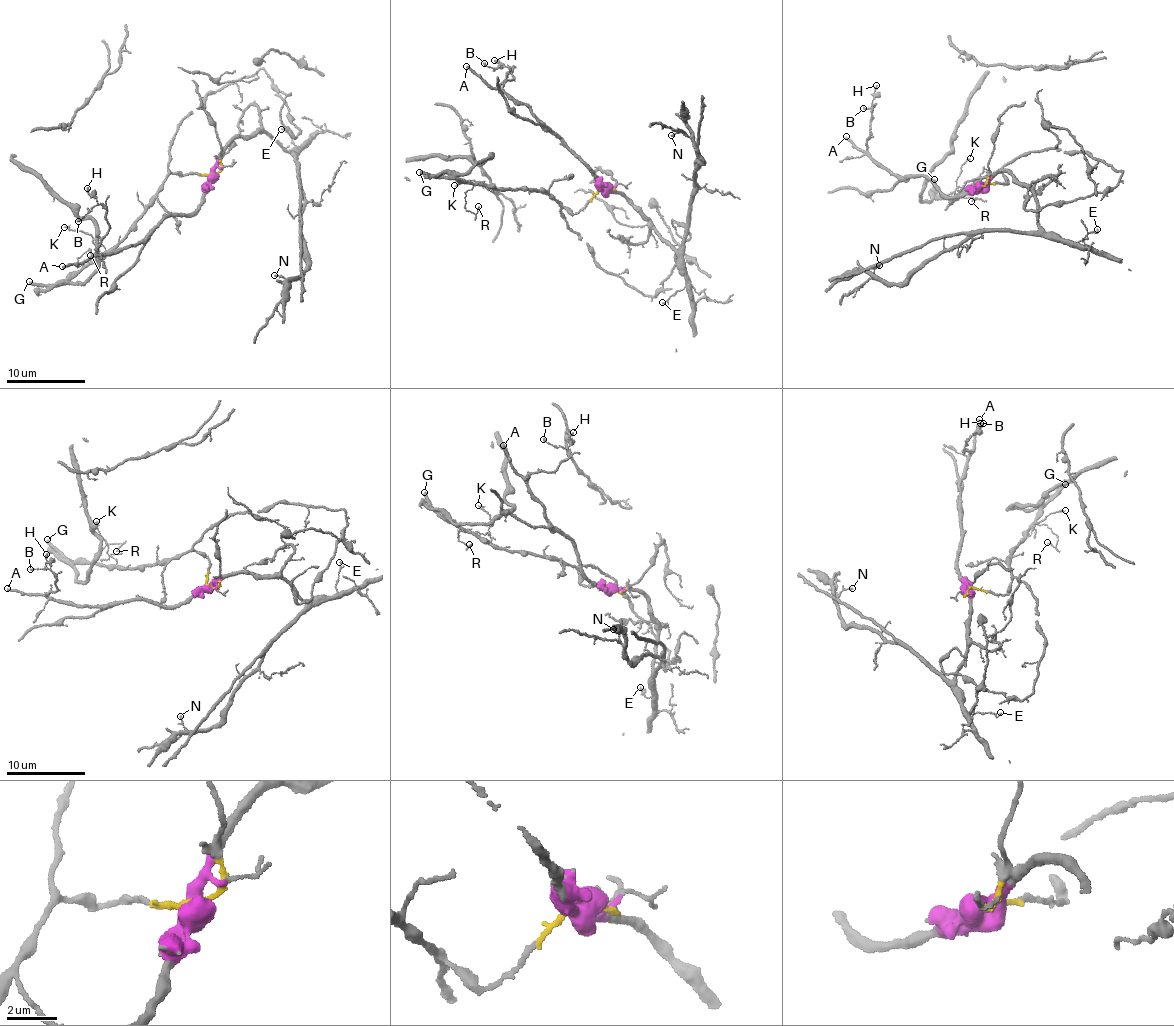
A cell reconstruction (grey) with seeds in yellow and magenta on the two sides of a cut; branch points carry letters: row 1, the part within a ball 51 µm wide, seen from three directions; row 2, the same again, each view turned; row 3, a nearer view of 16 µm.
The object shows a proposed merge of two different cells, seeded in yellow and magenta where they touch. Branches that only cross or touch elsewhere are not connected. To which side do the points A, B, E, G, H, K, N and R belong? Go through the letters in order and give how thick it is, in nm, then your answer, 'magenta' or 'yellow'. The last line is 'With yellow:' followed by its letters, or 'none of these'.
A: 240 nm | magenta
B: 130 nm | magenta
E: 110 nm | magenta
G: 300 nm | yellow
H: 140 nm | magenta
K: 170 nm | yellow
N: 130 nm | magenta
R: 120 nm | yellow
With yellow: G, K, R

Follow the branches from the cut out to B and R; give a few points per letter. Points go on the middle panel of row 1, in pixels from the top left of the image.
B: (605, 188), (559, 134), (503, 93), (499, 88), (503, 81), (513, 78), (512, 69), (483, 64)
R: (605, 188), (581, 210), (569, 213), (557, 199), (477, 183), (464, 193), (464, 207), (474, 214), (478, 206)

